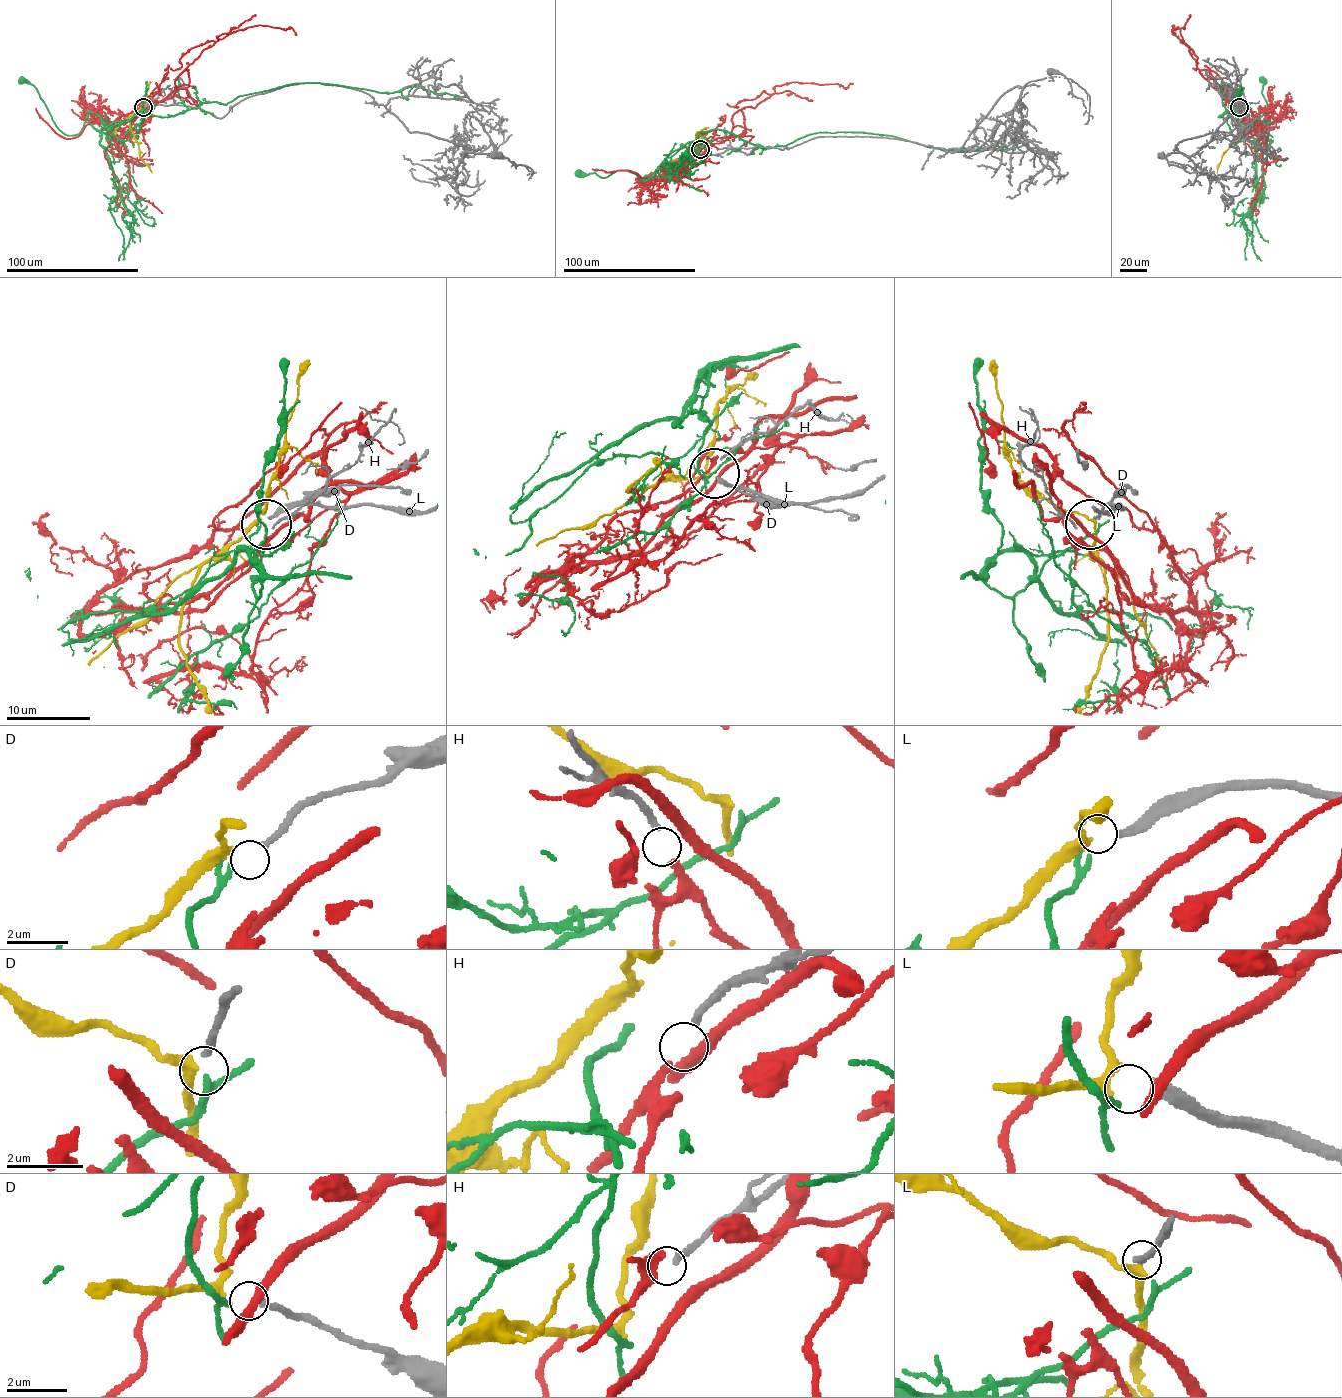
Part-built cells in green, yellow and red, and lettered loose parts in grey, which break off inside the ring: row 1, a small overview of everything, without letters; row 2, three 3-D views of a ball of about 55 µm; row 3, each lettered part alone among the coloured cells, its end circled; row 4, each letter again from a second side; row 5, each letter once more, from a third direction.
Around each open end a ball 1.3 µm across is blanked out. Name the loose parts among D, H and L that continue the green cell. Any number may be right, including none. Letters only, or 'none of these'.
D

